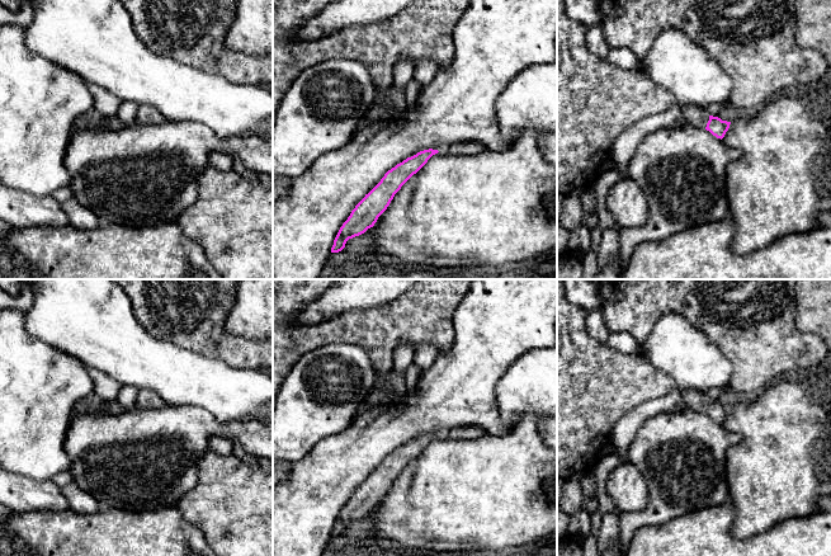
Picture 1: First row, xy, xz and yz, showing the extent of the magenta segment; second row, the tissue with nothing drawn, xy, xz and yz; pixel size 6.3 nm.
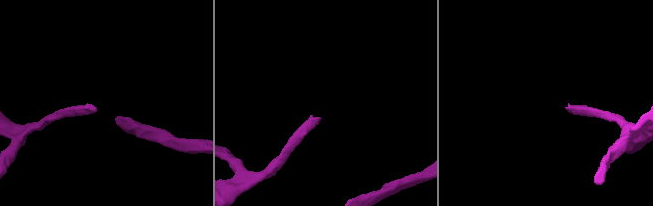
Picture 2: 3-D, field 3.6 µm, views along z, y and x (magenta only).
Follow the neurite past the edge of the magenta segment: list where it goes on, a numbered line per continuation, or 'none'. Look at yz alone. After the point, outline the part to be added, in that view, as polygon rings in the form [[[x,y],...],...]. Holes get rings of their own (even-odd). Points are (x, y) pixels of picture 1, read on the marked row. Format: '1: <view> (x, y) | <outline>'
1: yz (698, 117) | [[[681,105],[680,116],[691,126],[698,128],[705,128],[709,121],[709,113],[705,108],[699,108],[697,105]]]

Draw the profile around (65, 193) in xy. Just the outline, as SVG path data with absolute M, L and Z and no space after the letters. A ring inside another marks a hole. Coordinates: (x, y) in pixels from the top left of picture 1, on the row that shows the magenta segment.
M62 187L53 192L52 194L60 203L63 203L74 198L72 189L70 187Z

